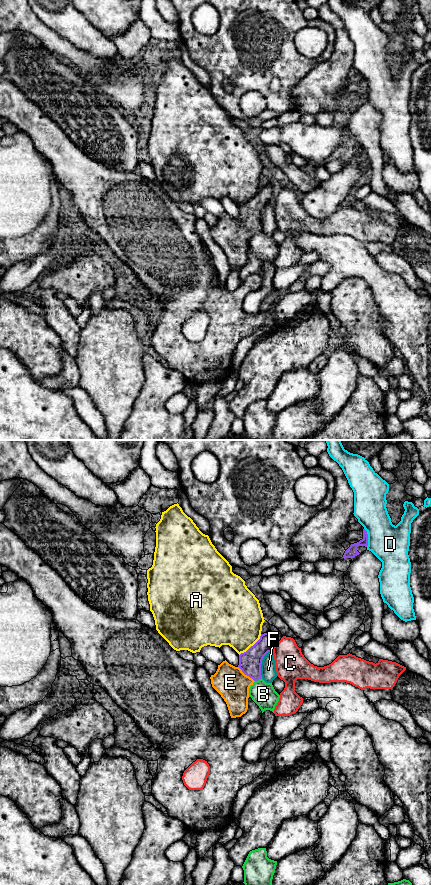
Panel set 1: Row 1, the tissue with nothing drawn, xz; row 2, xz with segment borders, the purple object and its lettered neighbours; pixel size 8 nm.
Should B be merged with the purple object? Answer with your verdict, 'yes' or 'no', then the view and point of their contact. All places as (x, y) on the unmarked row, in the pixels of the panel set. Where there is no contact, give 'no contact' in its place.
no; meets purple in xz at (258, 231)

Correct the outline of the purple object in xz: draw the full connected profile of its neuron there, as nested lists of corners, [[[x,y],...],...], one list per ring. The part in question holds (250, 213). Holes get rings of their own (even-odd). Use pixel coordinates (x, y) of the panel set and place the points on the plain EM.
[[[271,184],[261,186],[260,191],[253,198],[239,207],[239,217],[237,219],[225,212],[218,217],[216,225],[211,227],[212,239],[226,254],[231,270],[241,269],[247,264],[249,240],[255,233],[261,231],[262,212],[268,204],[273,203],[273,199]]]

